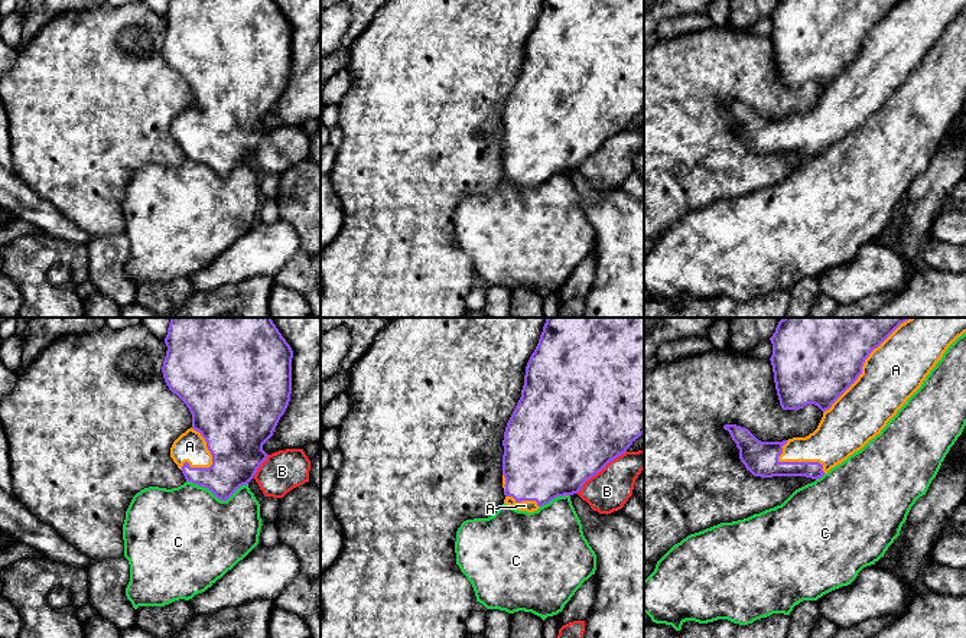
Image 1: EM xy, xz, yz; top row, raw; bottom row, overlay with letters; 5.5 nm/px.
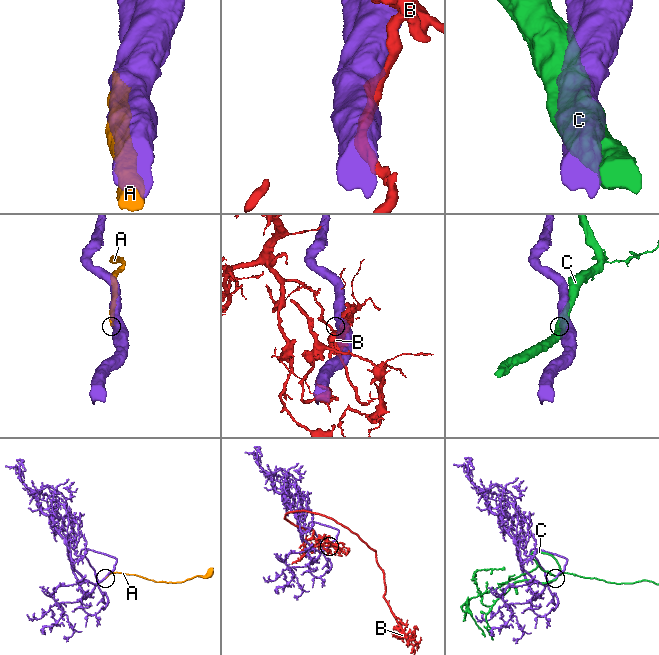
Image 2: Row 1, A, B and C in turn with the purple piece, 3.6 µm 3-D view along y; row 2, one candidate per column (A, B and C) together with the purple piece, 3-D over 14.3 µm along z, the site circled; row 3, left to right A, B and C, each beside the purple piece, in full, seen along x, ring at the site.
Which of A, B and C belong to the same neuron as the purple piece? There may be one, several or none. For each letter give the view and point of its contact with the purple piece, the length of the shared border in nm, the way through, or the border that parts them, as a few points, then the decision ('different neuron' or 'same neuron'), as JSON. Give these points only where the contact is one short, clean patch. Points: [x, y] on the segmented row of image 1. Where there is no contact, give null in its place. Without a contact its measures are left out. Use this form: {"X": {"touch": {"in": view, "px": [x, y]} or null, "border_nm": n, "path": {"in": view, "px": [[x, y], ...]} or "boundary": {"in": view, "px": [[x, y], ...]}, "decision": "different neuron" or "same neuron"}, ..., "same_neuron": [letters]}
{"A": {"touch": {"in": "yz", "px": [864, 361]}, "border_nm": 750, "decision": "same neuron"}, "B": {"touch": {"in": "xz", "px": [599, 471]}, "border_nm": 360, "decision": "different neuron"}, "C": {"touch": {"in": "xy", "px": [217, 497]}, "border_nm": 340, "decision": "different neuron"}, "same_neuron": ["A"]}

